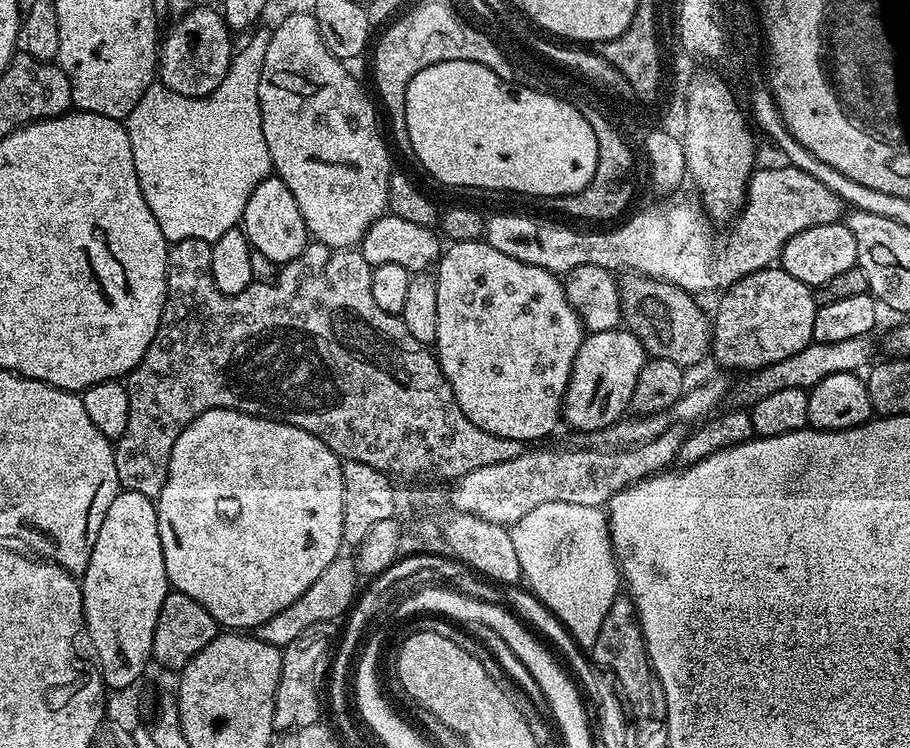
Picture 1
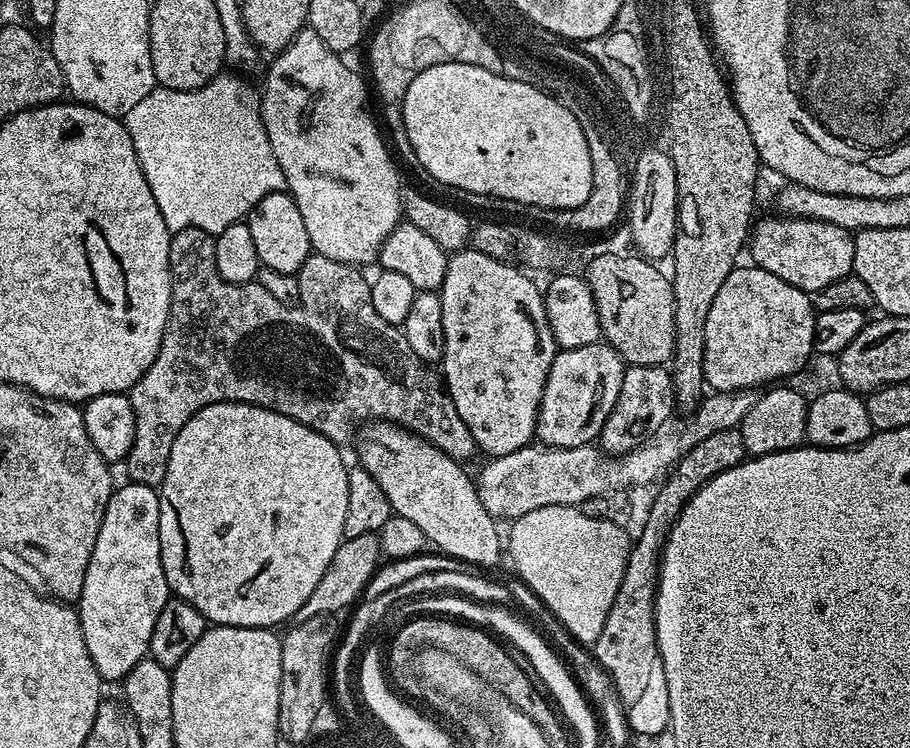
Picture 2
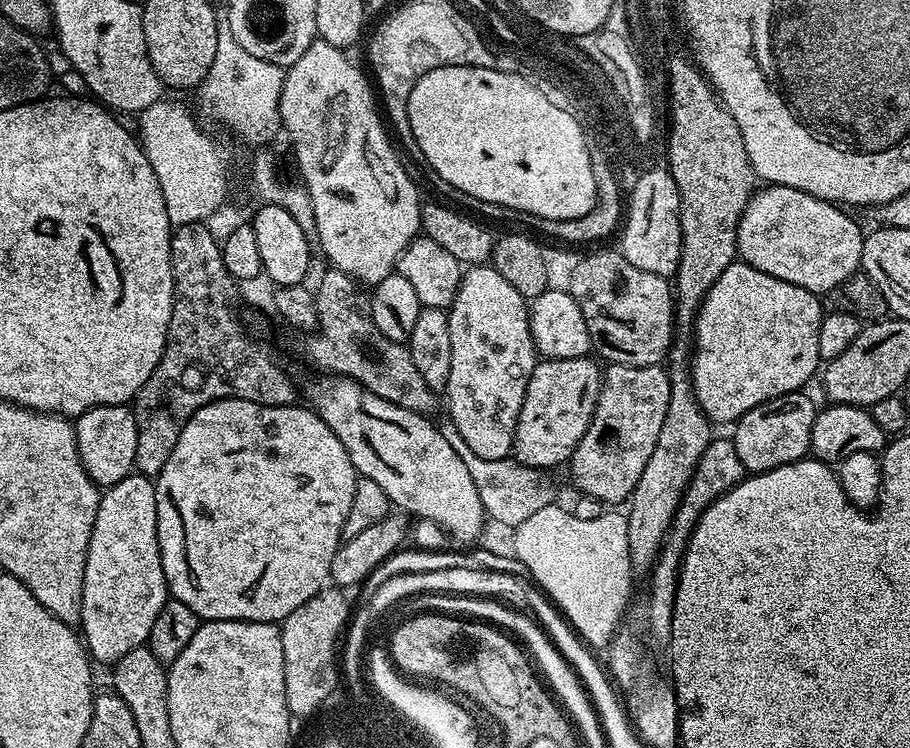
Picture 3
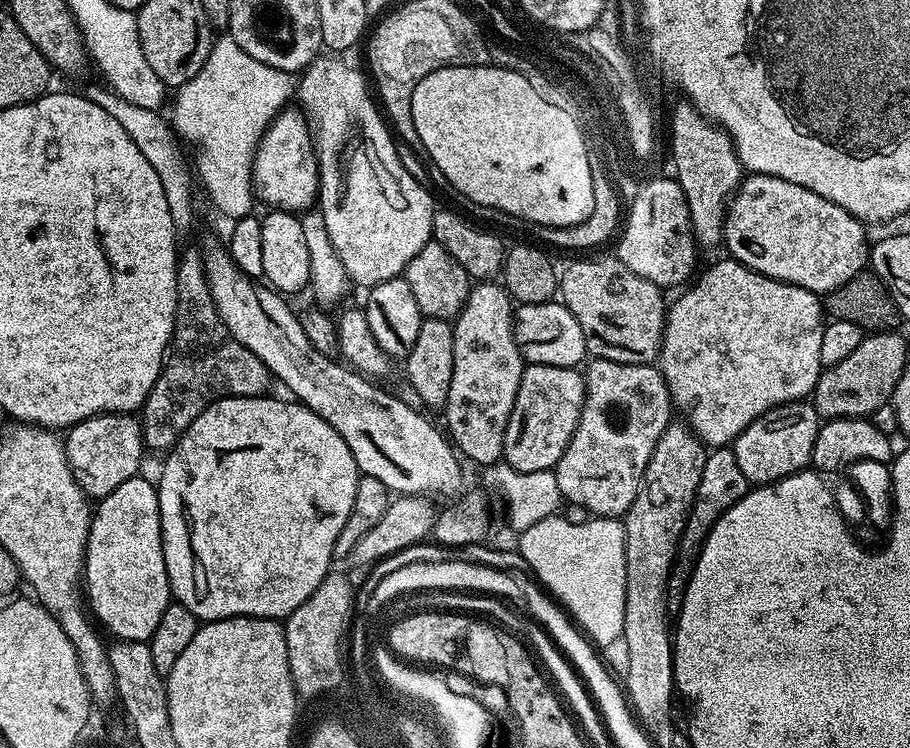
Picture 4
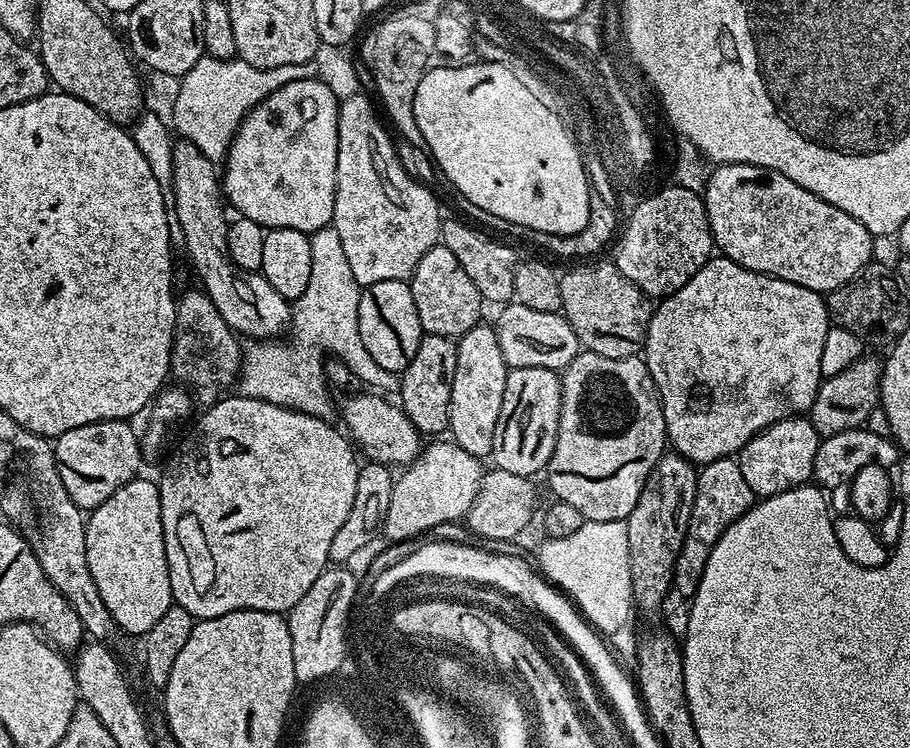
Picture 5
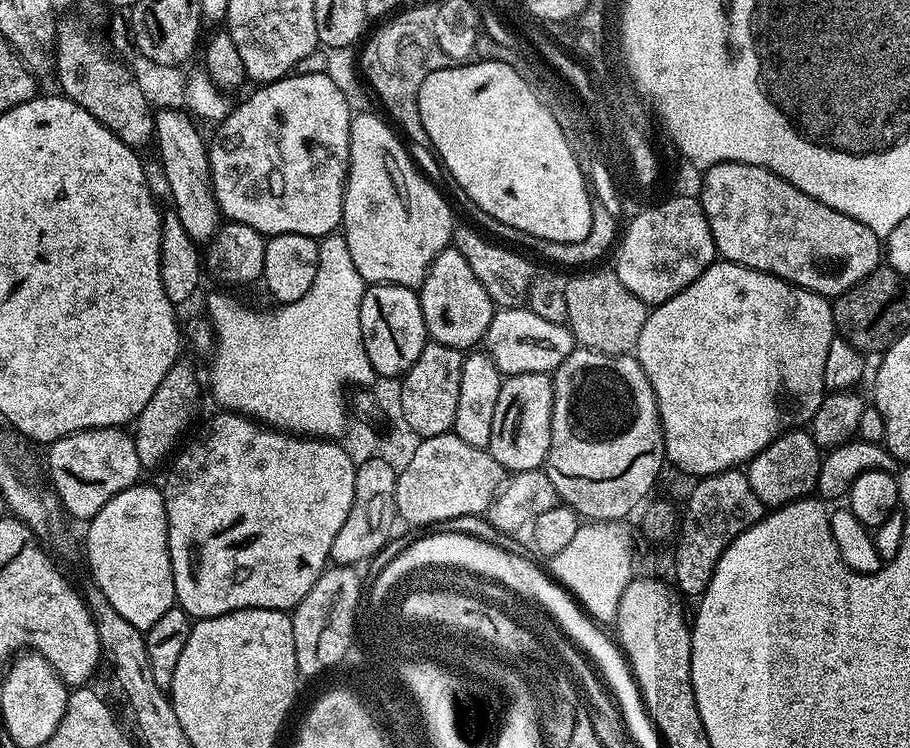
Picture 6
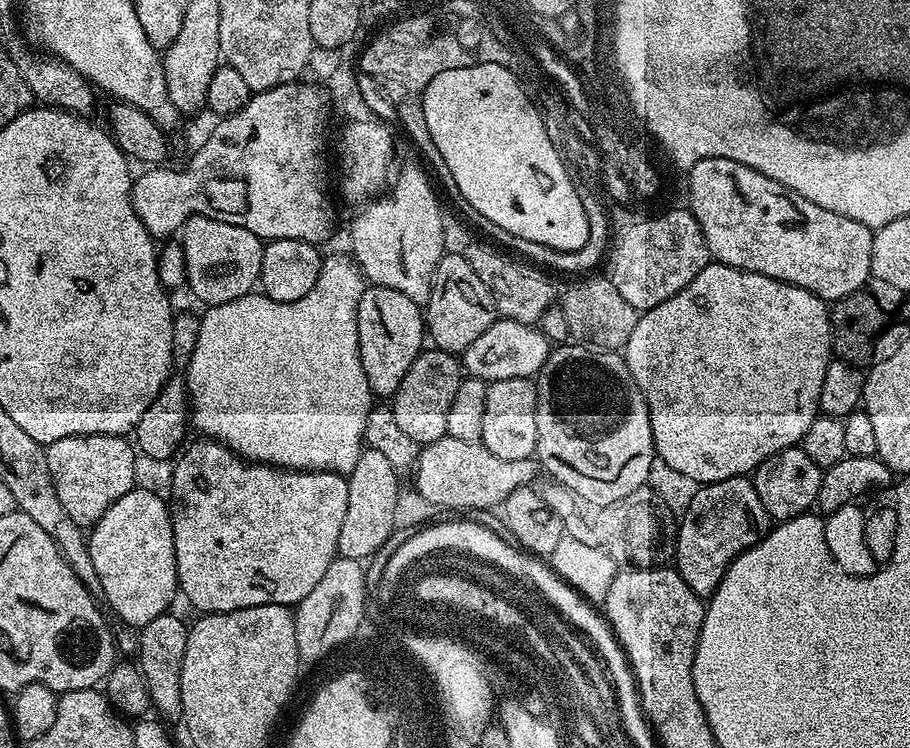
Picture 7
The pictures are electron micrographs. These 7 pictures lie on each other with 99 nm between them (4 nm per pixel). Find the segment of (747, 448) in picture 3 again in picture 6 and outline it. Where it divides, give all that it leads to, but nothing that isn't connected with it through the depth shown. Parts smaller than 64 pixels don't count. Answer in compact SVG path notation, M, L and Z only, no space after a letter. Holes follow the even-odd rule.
M781 431L753 460L746 465L746 475L754 494L763 502L765 509L775 510L795 500L811 497L816 492L818 470L822 459L821 449L817 448L811 431Z

